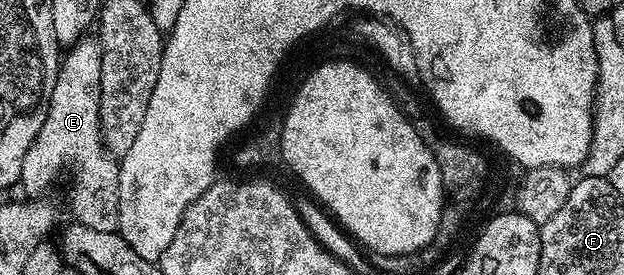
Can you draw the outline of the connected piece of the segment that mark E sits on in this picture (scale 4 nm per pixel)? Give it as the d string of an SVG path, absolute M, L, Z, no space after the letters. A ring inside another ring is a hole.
M83 39L65 50L56 75L56 83L52 87L52 99L48 103L48 115L44 115L44 127L40 127L40 135L28 147L28 155L24 155L24 167L20 167L18 180L22 181L30 199L38 199L50 189L50 184L65 169L74 169L74 182L70 185L70 209L74 212L73 220L80 225L96 227L96 231L115 232L118 228L118 204L120 203L120 179L118 178L119 162L106 150L102 141L100 127L100 59L102 48L97 40Z

